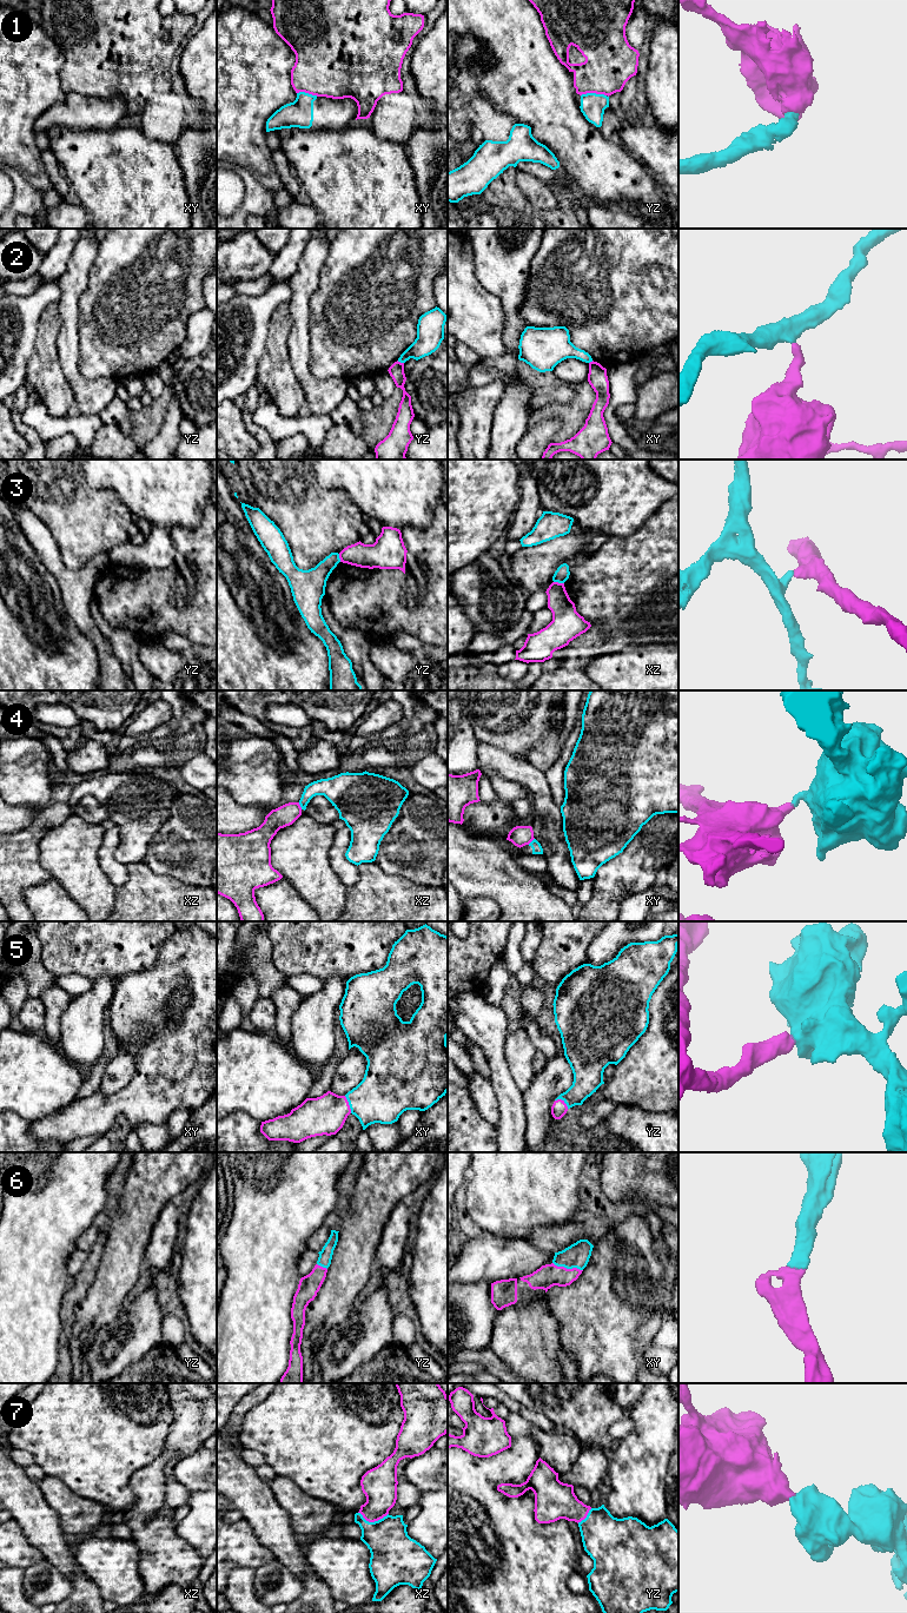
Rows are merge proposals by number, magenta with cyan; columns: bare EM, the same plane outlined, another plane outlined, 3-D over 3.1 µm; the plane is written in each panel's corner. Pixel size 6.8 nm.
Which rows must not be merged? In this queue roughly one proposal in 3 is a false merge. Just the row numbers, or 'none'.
1, 2, 3, 4

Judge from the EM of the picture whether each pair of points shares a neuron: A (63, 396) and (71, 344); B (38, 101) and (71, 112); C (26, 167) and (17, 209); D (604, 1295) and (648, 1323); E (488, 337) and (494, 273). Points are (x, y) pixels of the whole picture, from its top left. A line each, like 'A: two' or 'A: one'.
A: two
B: two
C: two
D: two
E: two

